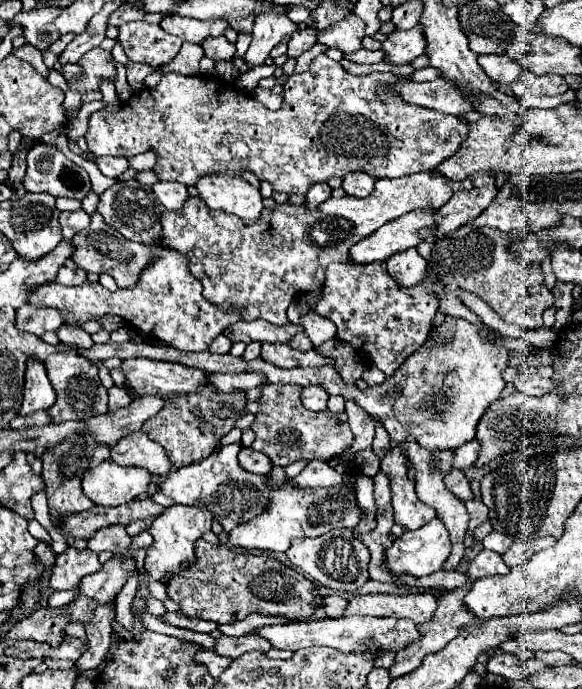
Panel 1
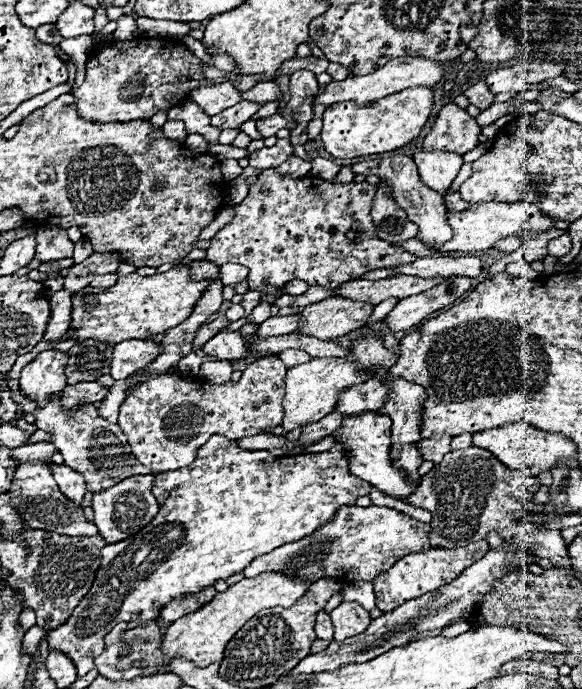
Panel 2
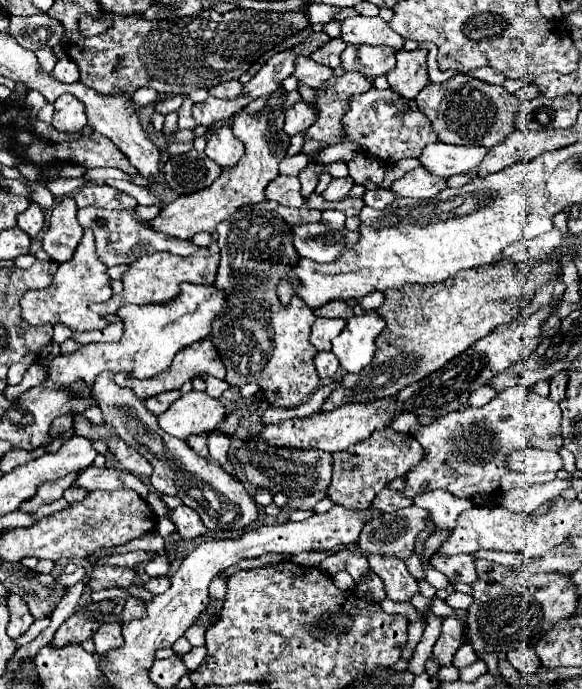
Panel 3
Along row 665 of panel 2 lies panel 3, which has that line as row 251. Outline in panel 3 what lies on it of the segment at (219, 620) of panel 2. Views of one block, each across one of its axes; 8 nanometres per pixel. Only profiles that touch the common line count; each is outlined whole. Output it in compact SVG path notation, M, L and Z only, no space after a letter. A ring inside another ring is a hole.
M200 246L196 254L190 256L178 256L168 252L156 252L152 256L144 256L130 264L128 272L122 276L122 300L126 304L166 304L180 296L180 284L192 282L192 284L214 284L216 270L218 270L220 254L210 254L208 246Z

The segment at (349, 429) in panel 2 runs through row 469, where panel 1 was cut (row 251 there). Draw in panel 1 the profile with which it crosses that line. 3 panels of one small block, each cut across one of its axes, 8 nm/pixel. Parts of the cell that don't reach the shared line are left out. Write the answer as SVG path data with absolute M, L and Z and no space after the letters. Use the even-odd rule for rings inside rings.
M414 210L412 214L404 214L404 218L398 218L396 222L384 224L380 230L372 232L360 244L350 248L350 262L384 262L390 258L390 254L412 248L424 238L432 238L436 228L432 216L432 210Z

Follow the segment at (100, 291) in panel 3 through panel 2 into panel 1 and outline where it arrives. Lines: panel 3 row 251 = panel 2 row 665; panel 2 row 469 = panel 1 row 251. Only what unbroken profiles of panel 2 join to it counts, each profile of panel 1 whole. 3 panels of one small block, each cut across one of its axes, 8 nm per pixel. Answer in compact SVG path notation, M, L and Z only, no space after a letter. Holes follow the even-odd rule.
M418 172L400 178L382 178L376 180L376 188L368 198L328 198L328 202L320 204L316 210L308 210L304 204L294 206L286 202L278 204L274 212L264 210L256 226L244 226L244 222L240 224L236 216L208 208L202 198L188 198L182 210L164 212L162 238L166 246L184 250L184 254L188 254L190 270L196 280L202 282L204 298L208 298L212 304L218 304L220 308L236 306L238 310L242 310L244 320L262 318L276 326L284 326L288 324L286 308L290 306L290 300L300 296L302 292L320 290L324 284L326 266L330 262L348 262L348 250L386 222L396 220L412 210L438 210L460 190L472 190L470 178L454 182L442 174L432 172Z

